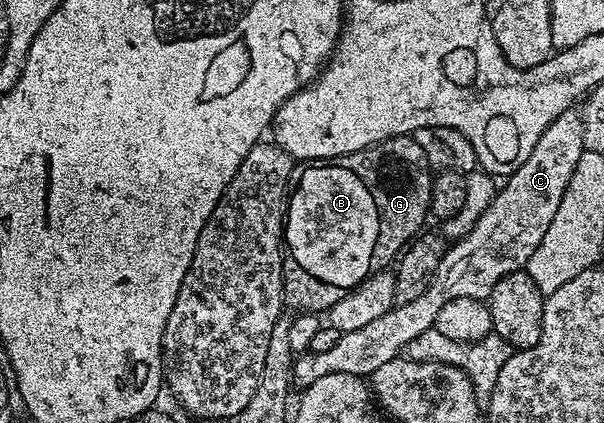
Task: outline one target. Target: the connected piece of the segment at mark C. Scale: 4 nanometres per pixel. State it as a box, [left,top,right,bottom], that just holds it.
[292,110,585,389]

